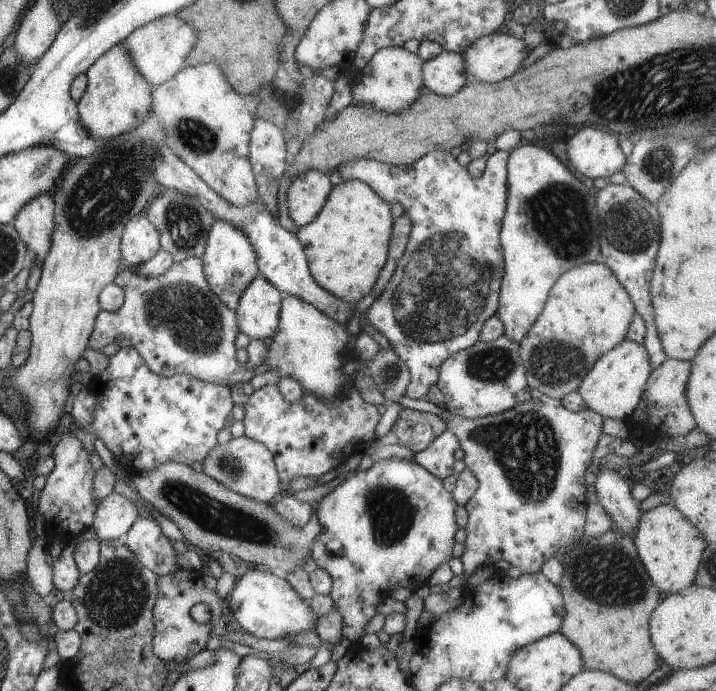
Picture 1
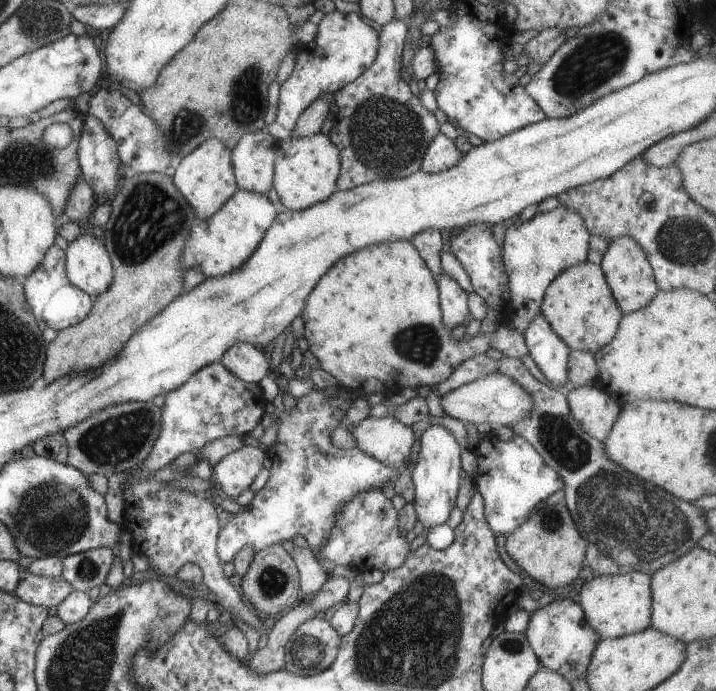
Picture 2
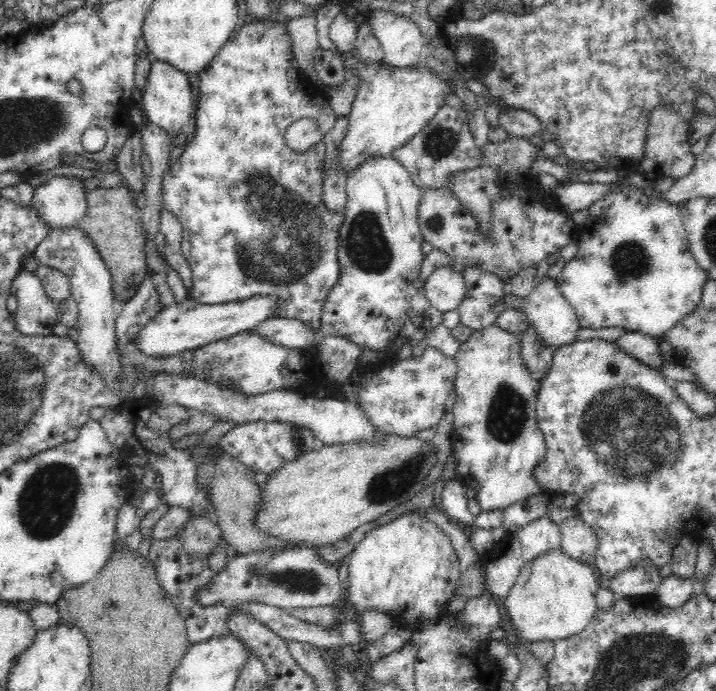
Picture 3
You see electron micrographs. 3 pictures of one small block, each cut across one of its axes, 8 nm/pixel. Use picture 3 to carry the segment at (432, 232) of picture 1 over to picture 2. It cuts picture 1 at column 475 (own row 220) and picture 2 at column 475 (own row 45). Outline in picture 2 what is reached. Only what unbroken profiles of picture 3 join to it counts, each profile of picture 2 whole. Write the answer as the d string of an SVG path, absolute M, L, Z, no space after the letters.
M470 224L448 237L450 241L450 252L458 258L462 268L470 277L474 291L486 301L488 306L499 309L503 302L502 294L509 284L509 278L503 263L503 251L492 236L490 224Z

